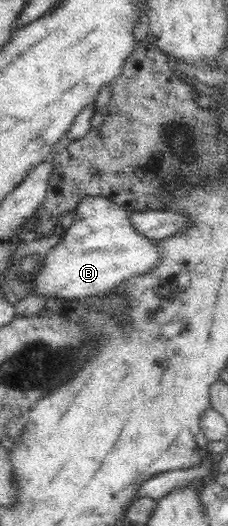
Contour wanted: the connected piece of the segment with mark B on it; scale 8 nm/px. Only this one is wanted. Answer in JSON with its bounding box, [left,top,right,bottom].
[32,198,164,300]

